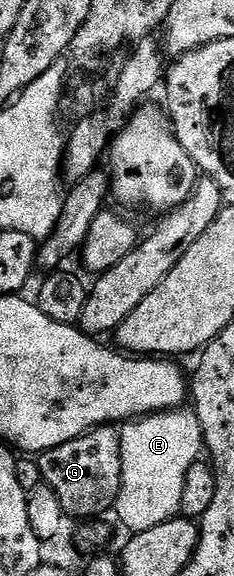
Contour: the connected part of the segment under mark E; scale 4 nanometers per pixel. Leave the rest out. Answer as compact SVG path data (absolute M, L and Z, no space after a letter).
M176 408L128 421L122 427L119 439L123 475L119 499L115 501L113 510L119 513L128 531L140 534L179 514L185 472L200 461L205 450L203 429L194 409Z

